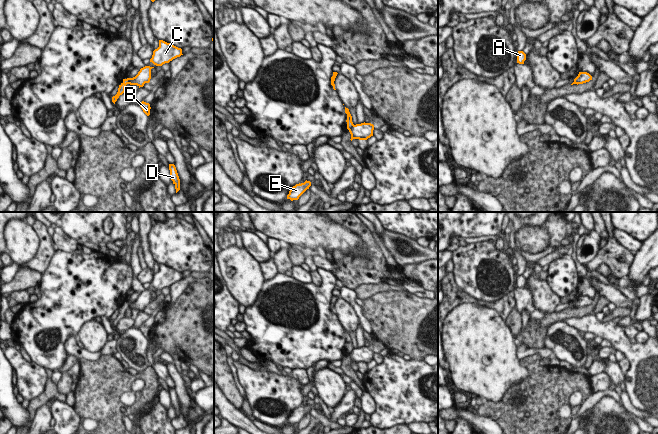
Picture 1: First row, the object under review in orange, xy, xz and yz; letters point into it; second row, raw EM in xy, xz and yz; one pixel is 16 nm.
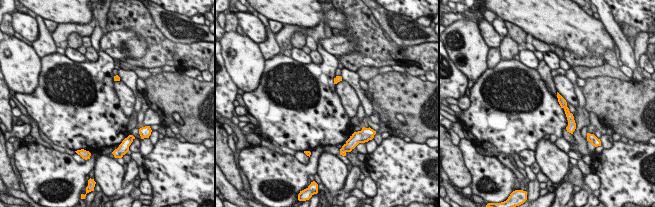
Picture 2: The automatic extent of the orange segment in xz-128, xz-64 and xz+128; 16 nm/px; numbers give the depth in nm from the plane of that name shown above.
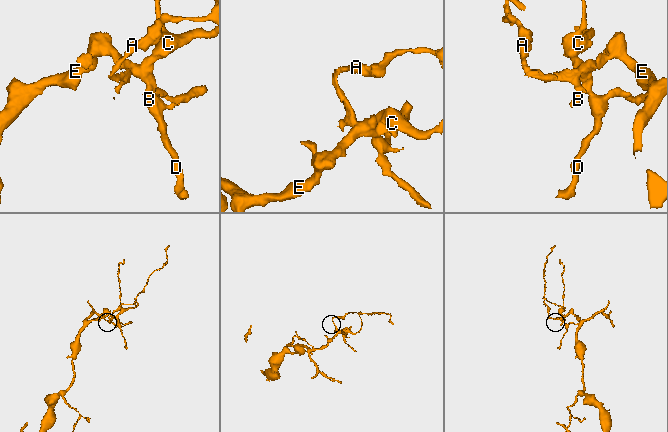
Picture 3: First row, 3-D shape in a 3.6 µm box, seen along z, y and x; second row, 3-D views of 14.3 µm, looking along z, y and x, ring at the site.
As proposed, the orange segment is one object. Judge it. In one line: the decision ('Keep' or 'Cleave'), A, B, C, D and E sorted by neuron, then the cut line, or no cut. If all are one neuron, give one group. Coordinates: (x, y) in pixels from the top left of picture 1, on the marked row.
Cleave. Groups: A / B C D E. Split along xy (127, 78), (129, 83).

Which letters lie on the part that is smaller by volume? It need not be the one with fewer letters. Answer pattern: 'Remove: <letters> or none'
Remove: A.

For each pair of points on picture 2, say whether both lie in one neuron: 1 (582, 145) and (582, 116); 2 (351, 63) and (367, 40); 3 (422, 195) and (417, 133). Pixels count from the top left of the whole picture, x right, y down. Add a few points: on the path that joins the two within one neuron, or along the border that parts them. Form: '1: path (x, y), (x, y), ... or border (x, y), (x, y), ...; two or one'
1: path (578, 138), (580, 123); one
2: path (357, 57), (367, 46); one
3: border (411, 140), (424, 144); two

